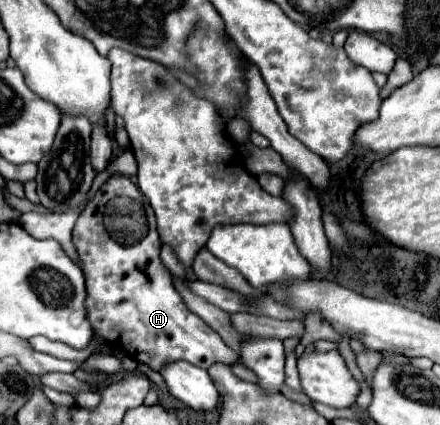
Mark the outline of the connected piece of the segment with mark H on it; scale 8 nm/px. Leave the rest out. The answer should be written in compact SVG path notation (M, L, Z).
M111 176L95 194L95 198L79 214L73 228L73 244L77 248L81 270L87 284L87 310L95 334L101 334L111 348L123 350L127 356L147 364L159 372L163 366L185 360L199 368L215 362L233 364L237 354L225 346L219 334L211 330L199 316L187 310L183 298L173 286L173 276L159 258L161 240L151 218L147 238L137 244L121 246L103 228L105 204L115 196L145 200L139 188L127 176Z

